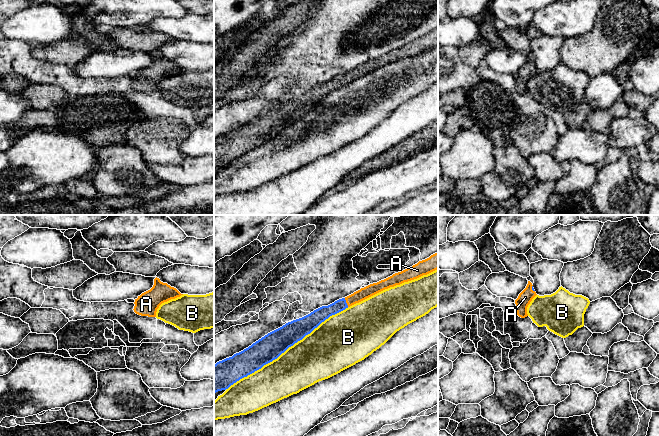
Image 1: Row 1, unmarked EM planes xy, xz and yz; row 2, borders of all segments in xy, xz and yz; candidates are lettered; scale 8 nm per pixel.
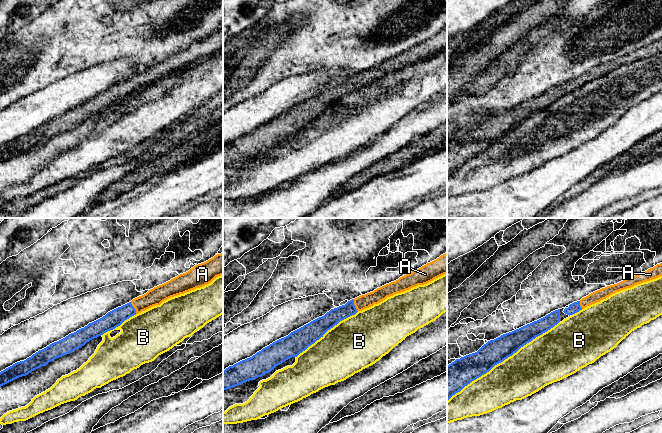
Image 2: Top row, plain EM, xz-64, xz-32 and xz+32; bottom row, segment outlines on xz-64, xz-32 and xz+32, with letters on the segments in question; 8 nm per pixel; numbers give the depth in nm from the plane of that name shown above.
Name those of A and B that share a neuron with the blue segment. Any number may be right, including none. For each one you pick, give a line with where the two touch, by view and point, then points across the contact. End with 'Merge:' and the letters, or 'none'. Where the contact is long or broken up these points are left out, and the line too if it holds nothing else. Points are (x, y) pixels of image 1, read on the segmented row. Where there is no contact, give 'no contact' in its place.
A: meets blue in xz at (345, 302); runs through xz (319, 315), (345, 302), (372, 289)
Merge: A

